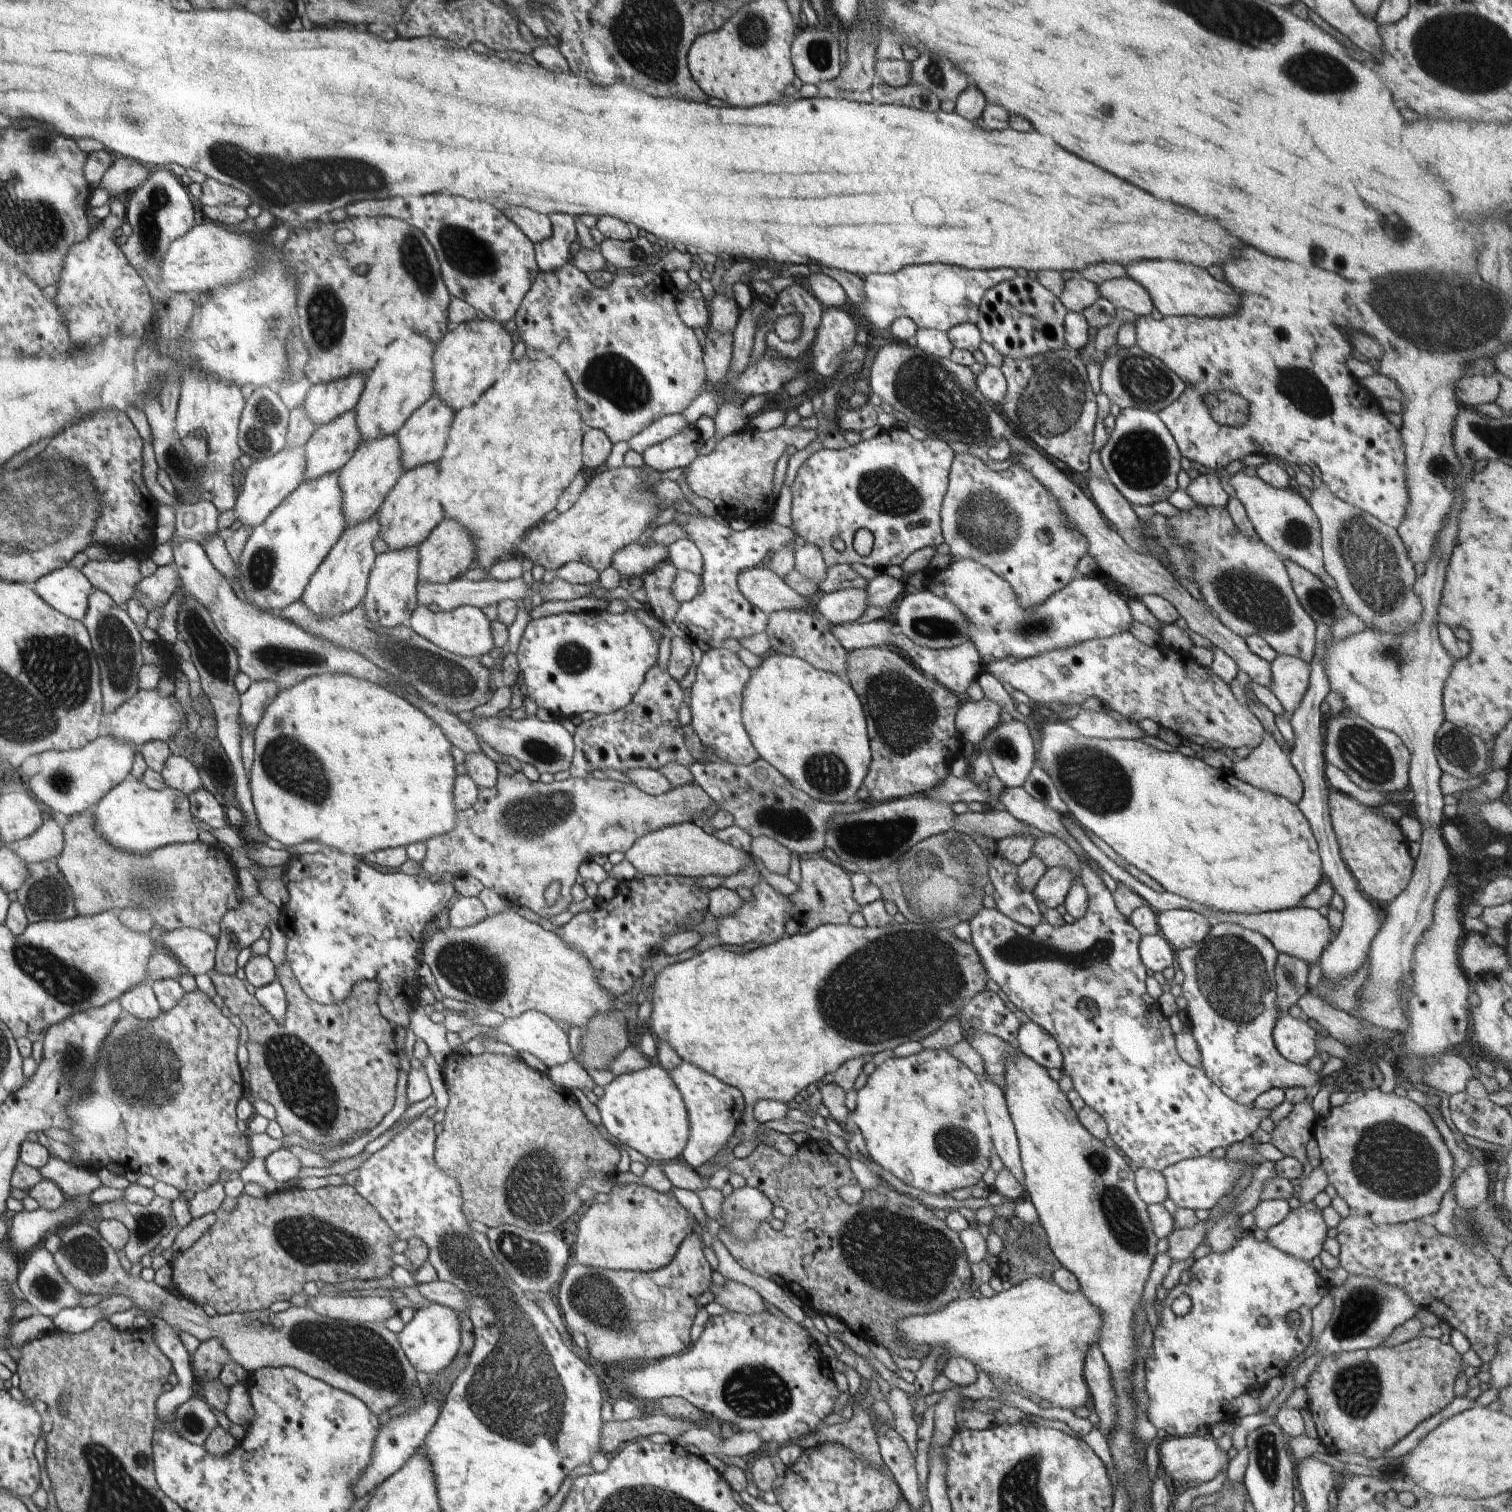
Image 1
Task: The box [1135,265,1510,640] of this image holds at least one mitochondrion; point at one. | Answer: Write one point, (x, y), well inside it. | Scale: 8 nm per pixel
(1428, 311)

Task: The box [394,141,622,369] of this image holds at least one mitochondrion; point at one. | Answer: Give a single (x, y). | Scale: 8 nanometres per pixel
(464, 252)

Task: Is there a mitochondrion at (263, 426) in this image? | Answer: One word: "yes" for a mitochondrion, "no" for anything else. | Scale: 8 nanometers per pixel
yes

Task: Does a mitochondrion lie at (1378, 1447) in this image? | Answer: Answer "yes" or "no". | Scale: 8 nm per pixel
no

